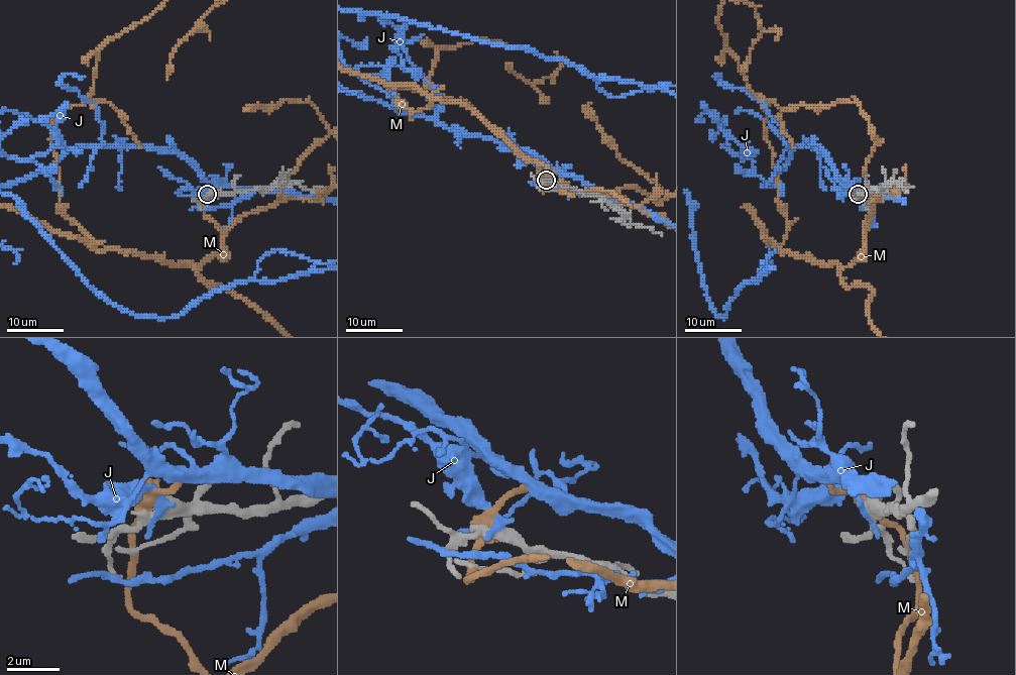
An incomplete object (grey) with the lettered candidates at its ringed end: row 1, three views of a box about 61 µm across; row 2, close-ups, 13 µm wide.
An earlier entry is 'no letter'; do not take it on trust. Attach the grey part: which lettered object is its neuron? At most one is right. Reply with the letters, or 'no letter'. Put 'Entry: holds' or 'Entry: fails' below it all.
no letter
Entry: holds

